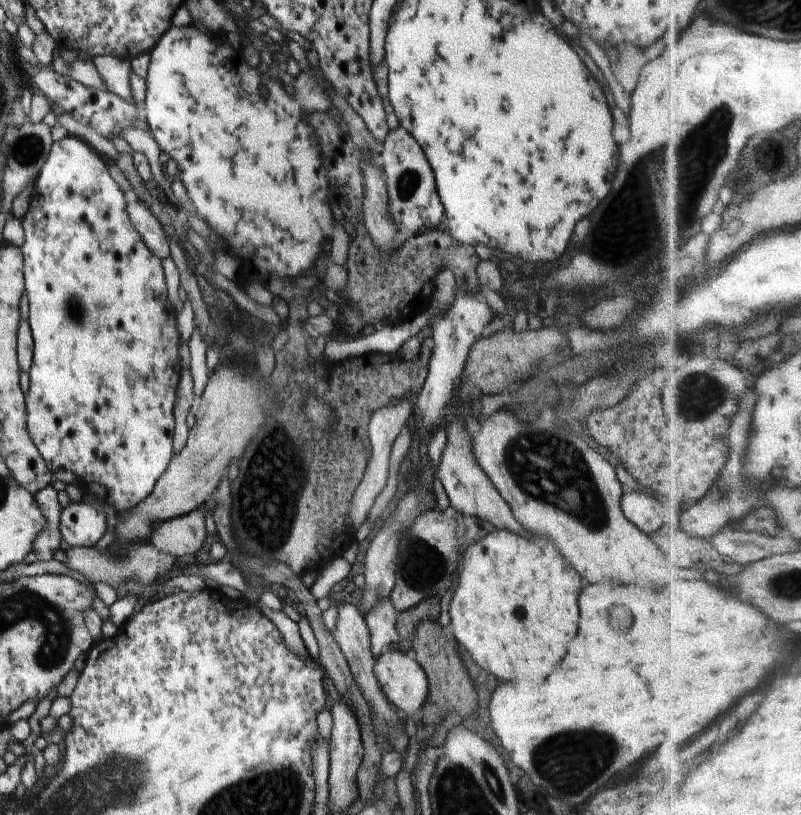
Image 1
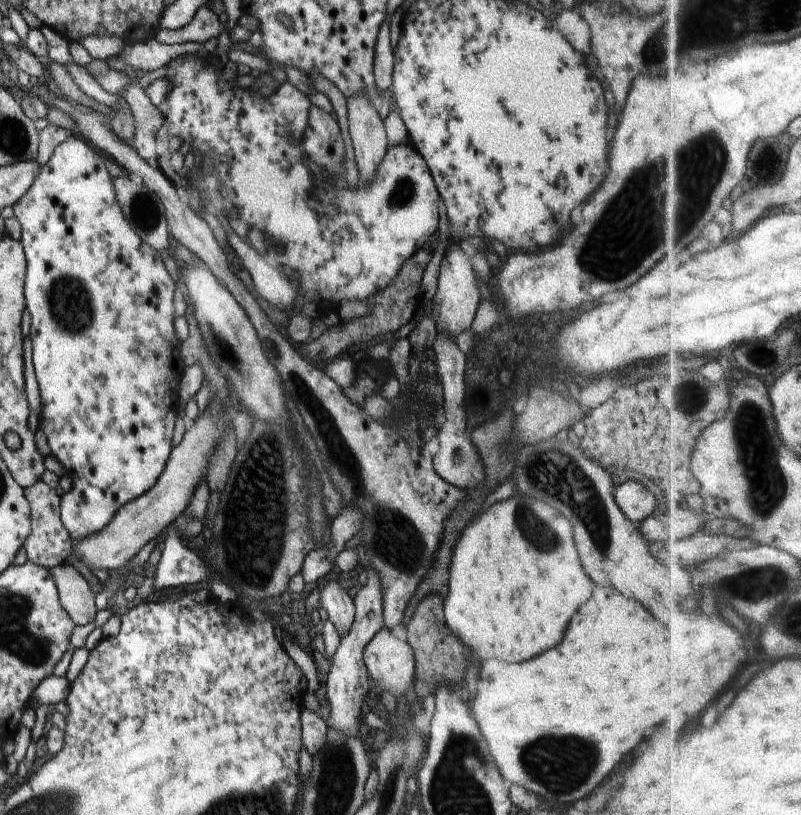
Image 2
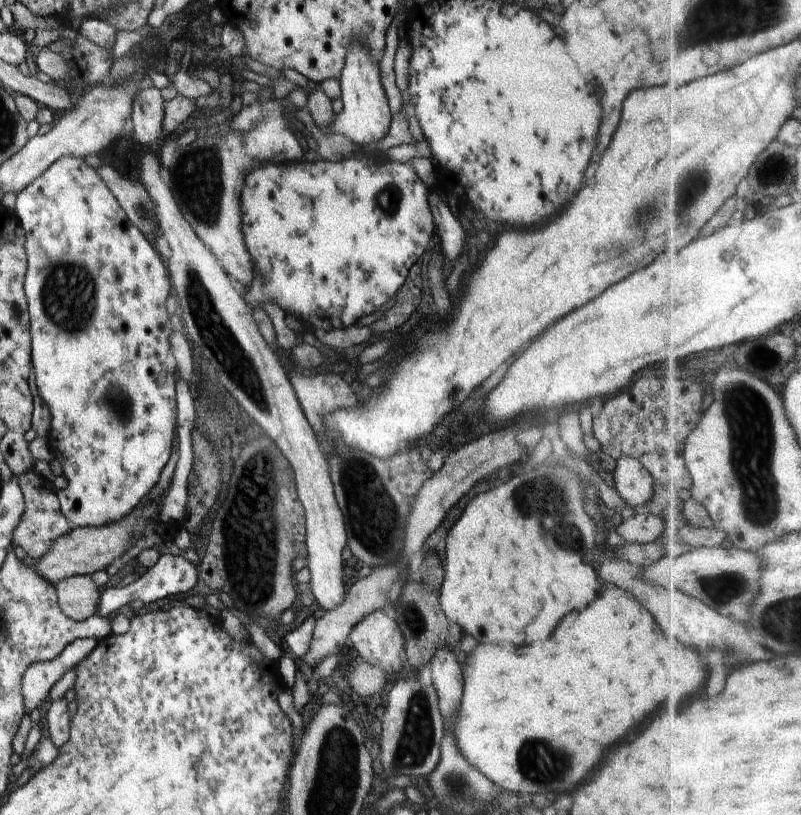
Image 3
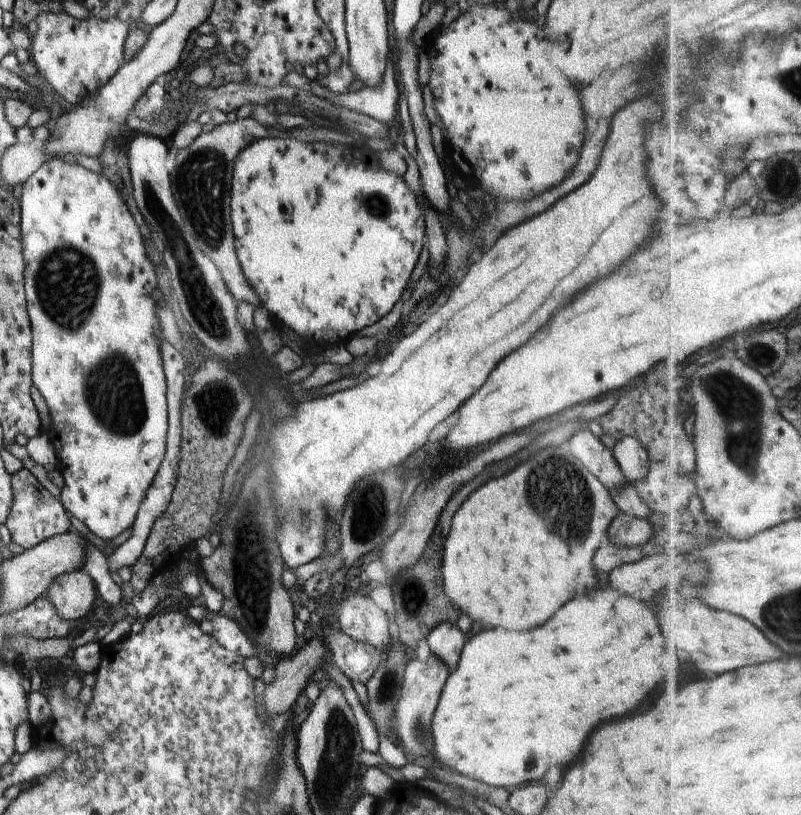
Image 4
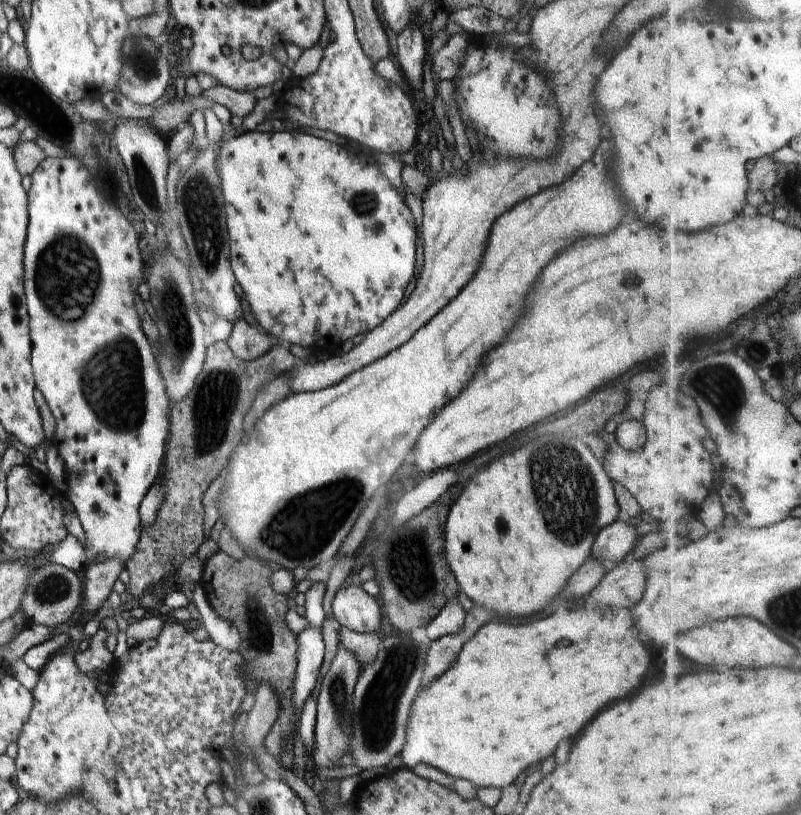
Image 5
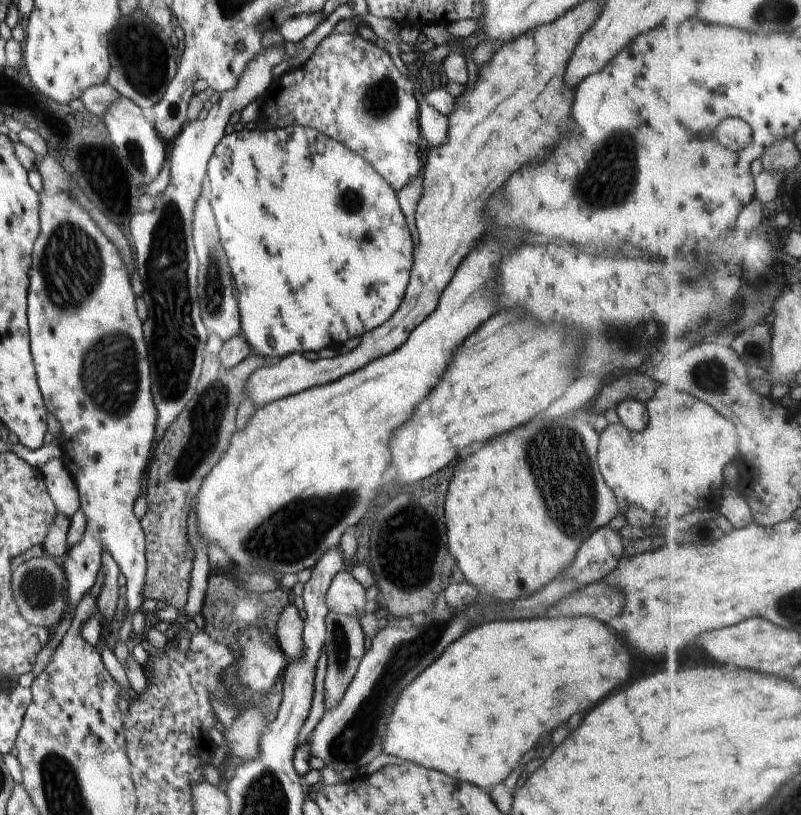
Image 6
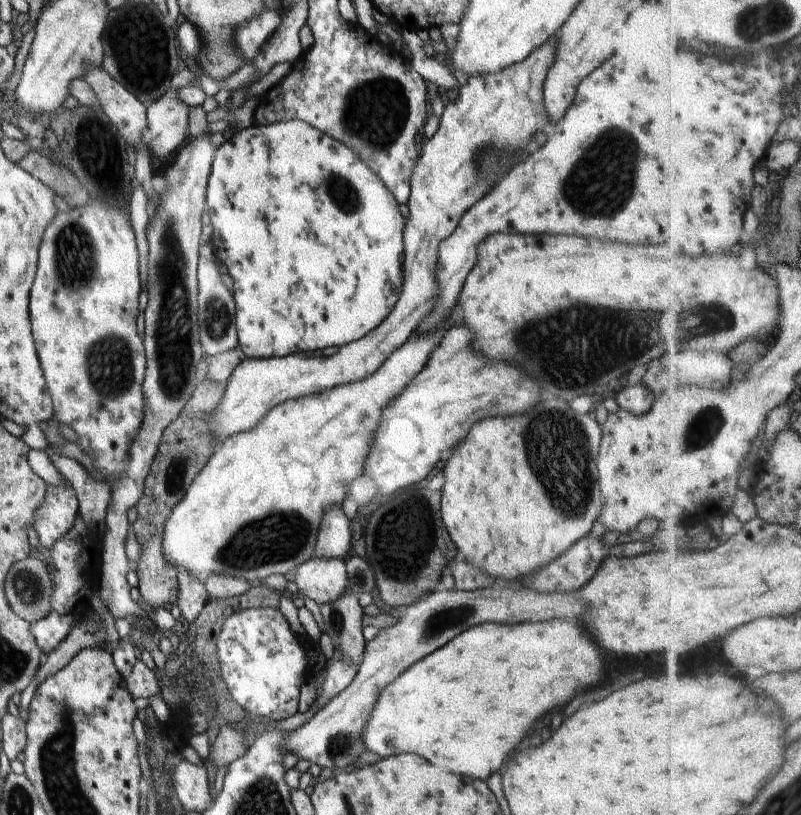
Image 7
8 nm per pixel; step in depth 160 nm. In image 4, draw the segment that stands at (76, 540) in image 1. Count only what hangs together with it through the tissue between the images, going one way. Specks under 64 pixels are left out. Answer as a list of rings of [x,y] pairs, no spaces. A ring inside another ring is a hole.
[[[58,156],[50,158],[50,160],[46,161],[24,184],[22,185],[23,191],[22,196],[20,196],[20,206],[21,206],[21,233],[22,233],[22,256],[25,260],[25,269],[23,272],[24,286],[25,286],[25,297],[27,304],[27,313],[31,322],[31,335],[33,338],[32,345],[32,362],[33,367],[31,370],[31,377],[33,380],[33,385],[38,388],[40,394],[44,397],[46,404],[48,406],[51,425],[50,425],[50,433],[51,433],[51,443],[55,448],[55,453],[57,454],[59,464],[56,466],[57,470],[62,474],[65,483],[64,486],[60,489],[60,502],[63,504],[66,512],[70,512],[72,516],[75,516],[80,520],[80,522],[84,522],[86,526],[94,533],[96,536],[100,536],[102,538],[115,540],[116,542],[121,541],[126,535],[126,531],[128,528],[132,527],[140,508],[140,503],[143,501],[145,490],[148,490],[148,487],[152,484],[156,473],[158,472],[160,463],[165,455],[166,450],[166,437],[167,437],[167,426],[168,426],[168,409],[167,409],[167,382],[165,381],[165,374],[163,369],[163,360],[161,353],[161,343],[163,342],[163,332],[161,331],[161,326],[158,320],[158,315],[156,314],[157,306],[159,305],[154,299],[151,297],[151,292],[155,288],[157,288],[157,279],[156,273],[154,273],[155,267],[152,265],[152,261],[148,258],[146,254],[146,246],[144,246],[144,242],[142,241],[142,236],[140,235],[140,231],[136,221],[132,213],[129,211],[129,208],[126,206],[126,203],[120,198],[116,189],[104,178],[104,176],[100,176],[100,174],[94,172],[94,170],[90,170],[90,168],[84,168],[82,165],[69,164],[68,161],[63,157],[60,158]]]

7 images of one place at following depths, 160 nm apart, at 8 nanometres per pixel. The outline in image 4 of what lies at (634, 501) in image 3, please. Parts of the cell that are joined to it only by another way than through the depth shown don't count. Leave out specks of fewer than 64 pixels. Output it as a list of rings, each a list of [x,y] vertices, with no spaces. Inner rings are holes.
[[[624,437],[611,450],[617,460],[626,483],[643,481],[648,474],[649,456],[647,450],[632,437]]]

